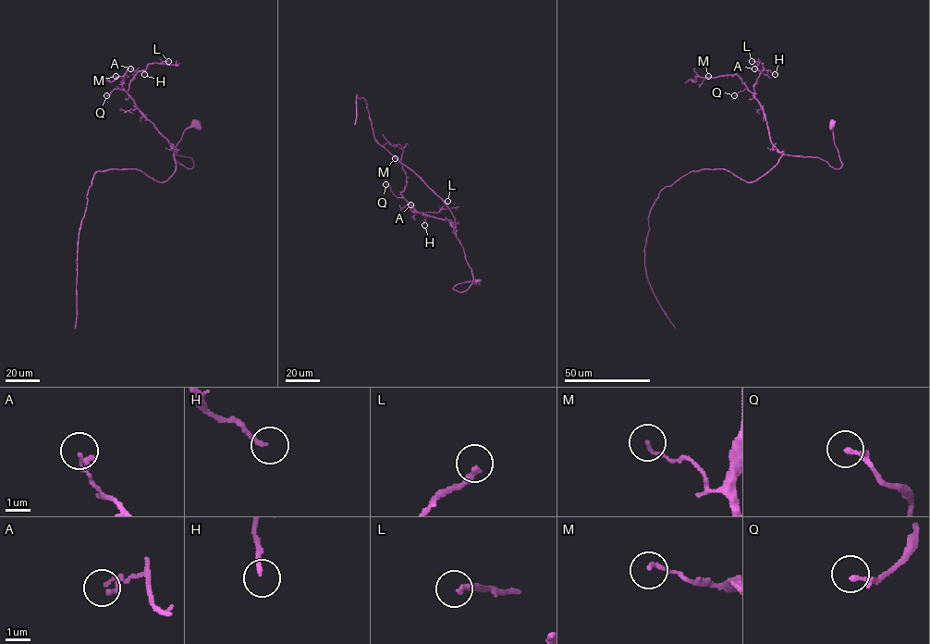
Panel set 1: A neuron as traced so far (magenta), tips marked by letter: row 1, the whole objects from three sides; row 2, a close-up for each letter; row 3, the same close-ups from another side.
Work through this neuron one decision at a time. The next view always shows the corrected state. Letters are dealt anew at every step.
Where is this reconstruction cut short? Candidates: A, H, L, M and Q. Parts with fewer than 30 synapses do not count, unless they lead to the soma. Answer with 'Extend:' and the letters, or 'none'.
Extend: none

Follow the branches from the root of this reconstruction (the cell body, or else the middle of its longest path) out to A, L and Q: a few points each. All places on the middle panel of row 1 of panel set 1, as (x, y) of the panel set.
A: (476, 282), (453, 289), (463, 291), (472, 282), (457, 229), (410, 204)
L: (476, 282), (453, 289), (463, 291), (472, 282), (457, 229), (408, 204), (419, 211), (438, 212), (447, 201)
Q: (476, 282), (453, 289), (463, 291), (472, 282), (457, 229), (446, 220), (419, 213), (385, 184)

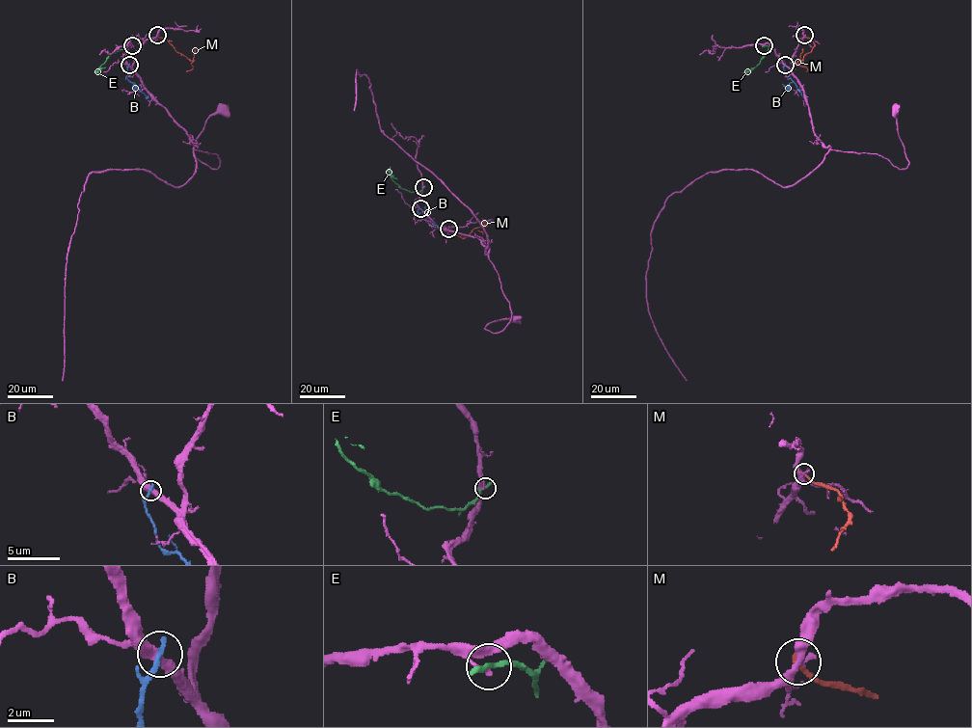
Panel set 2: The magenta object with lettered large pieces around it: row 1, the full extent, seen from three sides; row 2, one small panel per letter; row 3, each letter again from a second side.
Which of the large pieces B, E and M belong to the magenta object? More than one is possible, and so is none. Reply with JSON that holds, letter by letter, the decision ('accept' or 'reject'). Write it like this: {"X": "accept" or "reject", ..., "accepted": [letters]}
{"B": "reject", "E": "reject", "M": "reject", "accepted": []}

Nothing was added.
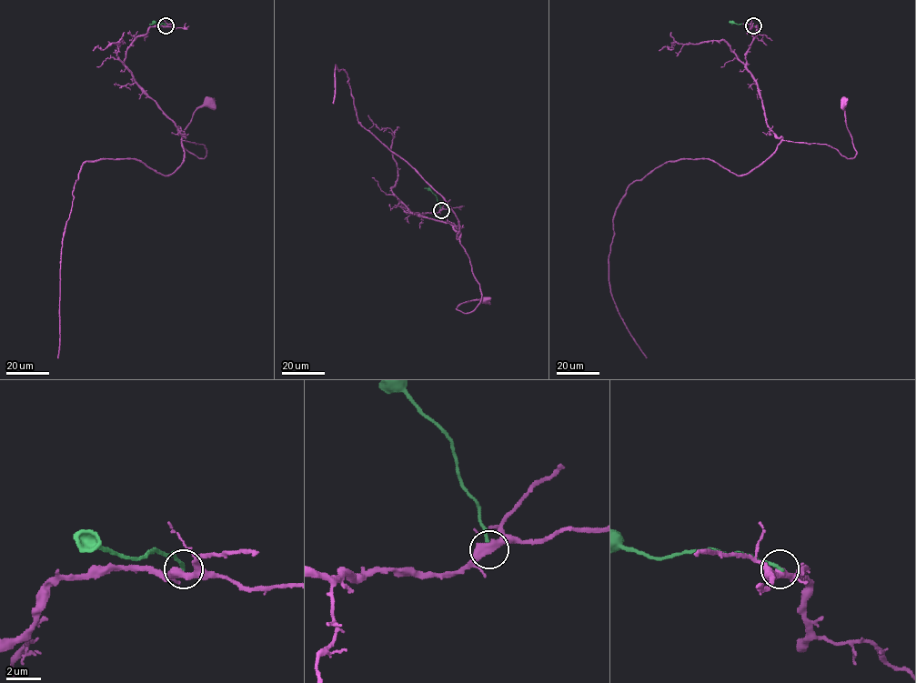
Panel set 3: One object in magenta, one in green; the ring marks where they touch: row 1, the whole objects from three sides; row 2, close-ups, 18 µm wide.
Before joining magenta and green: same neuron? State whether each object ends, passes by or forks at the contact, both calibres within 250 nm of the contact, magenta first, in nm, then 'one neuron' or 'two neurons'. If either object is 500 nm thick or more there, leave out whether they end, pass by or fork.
magenta passes by; green ends there; 480 nm thick on the magenta side, 200 nm on the other; two neurons

